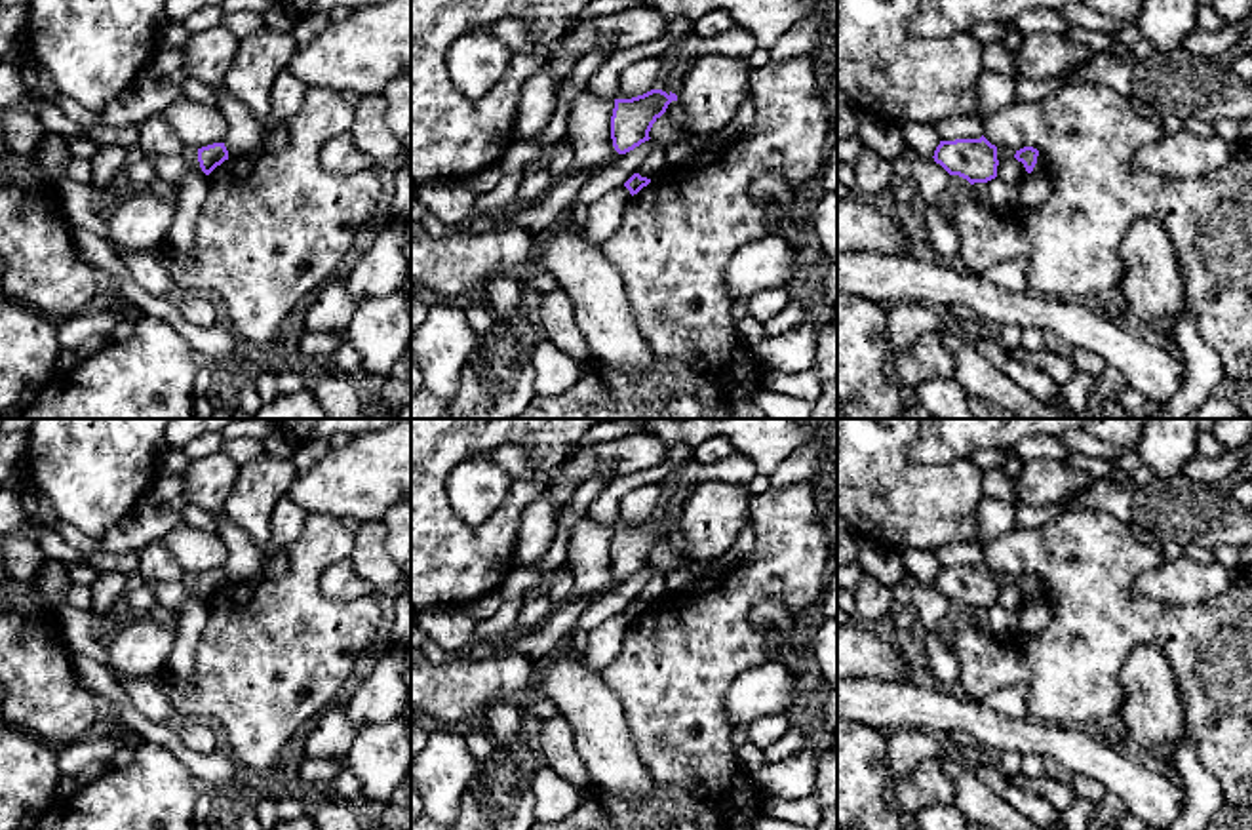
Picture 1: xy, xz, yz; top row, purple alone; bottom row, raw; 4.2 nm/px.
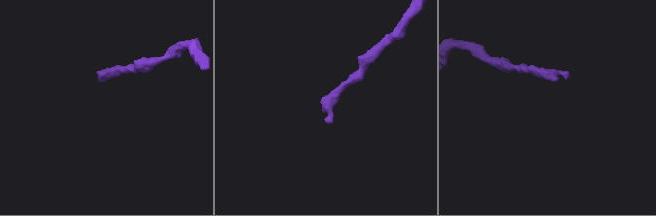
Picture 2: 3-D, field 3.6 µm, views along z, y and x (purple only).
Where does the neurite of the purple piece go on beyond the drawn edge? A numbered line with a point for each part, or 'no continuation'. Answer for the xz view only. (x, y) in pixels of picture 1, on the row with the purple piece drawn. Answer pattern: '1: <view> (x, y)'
no continuation

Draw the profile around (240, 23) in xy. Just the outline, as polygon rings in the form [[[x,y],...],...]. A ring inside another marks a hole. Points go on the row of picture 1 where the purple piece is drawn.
[[[259,11],[225,13],[221,25],[225,25],[240,40],[263,29],[268,29]]]

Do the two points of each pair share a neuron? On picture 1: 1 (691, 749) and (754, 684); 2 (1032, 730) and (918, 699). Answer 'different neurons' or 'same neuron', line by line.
1: different neurons
2: same neuron

